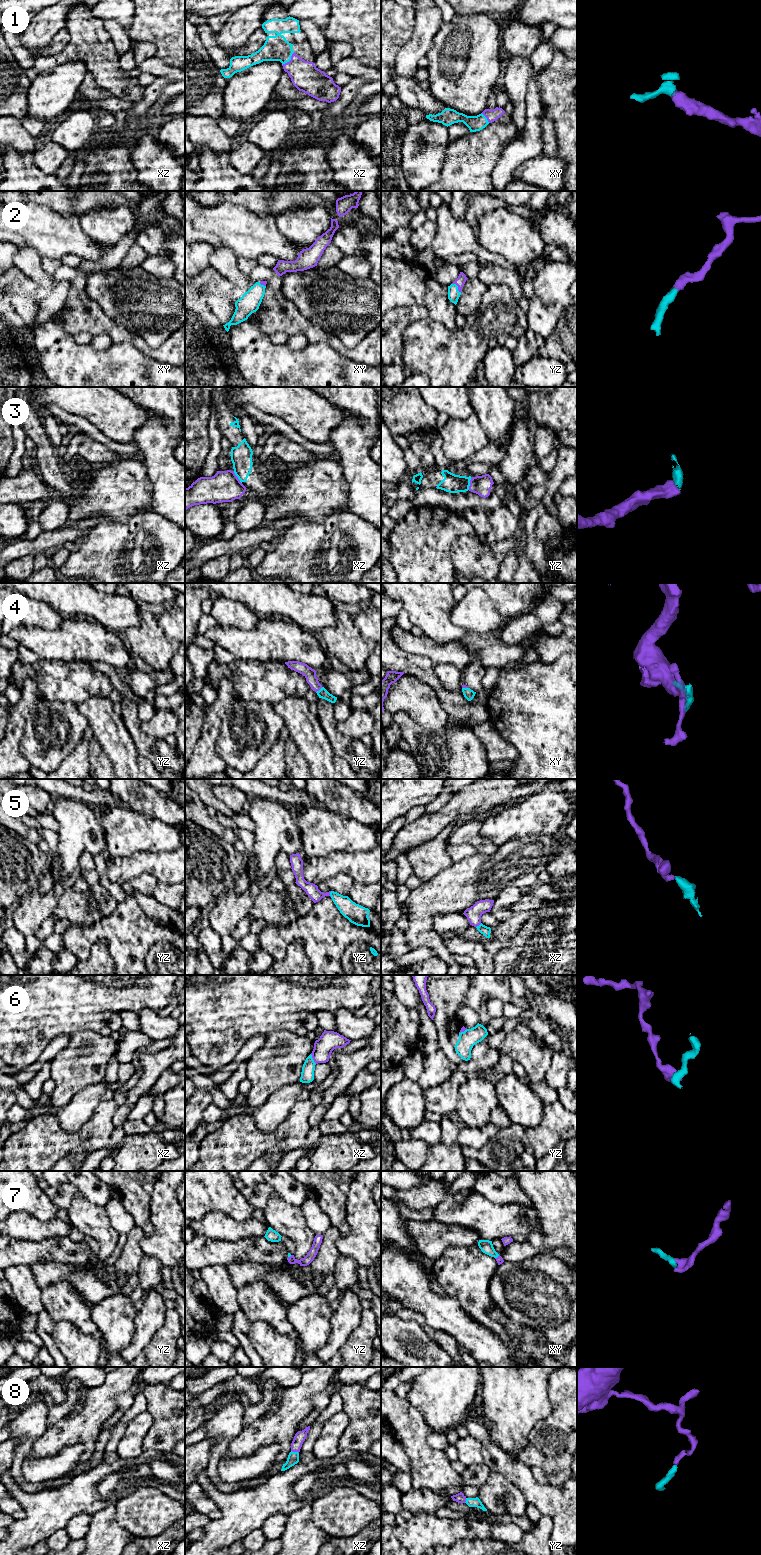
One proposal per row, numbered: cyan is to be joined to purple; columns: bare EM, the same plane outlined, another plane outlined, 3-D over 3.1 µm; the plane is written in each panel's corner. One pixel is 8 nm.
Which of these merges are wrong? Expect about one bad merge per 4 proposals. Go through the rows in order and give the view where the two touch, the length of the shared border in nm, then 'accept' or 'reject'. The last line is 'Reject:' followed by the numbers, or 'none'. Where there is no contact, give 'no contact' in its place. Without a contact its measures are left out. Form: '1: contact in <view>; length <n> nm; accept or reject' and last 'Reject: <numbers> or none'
1: contact in xz; length 140 nm; accept
2: contact in yz; length 100 nm; accept
3: contact in yz; length 110 nm; reject
4: contact in yz; length 70 nm; accept
5: contact in yz; length 50 nm; accept
6: contact in xz; length 90 nm; reject
7: contact in xy; length 50 nm; accept
8: contact in xz; length 70 nm; accept
Reject: 3, 6

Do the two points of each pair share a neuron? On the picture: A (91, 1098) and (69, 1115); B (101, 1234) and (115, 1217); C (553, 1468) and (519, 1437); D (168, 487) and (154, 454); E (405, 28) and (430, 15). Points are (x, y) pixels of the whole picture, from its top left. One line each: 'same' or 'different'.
A: same
B: different
C: different
D: same
E: different

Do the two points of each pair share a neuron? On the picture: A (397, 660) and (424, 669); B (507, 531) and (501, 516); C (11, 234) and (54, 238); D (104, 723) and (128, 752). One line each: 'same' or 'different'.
A: same
B: same
C: same
D: same

